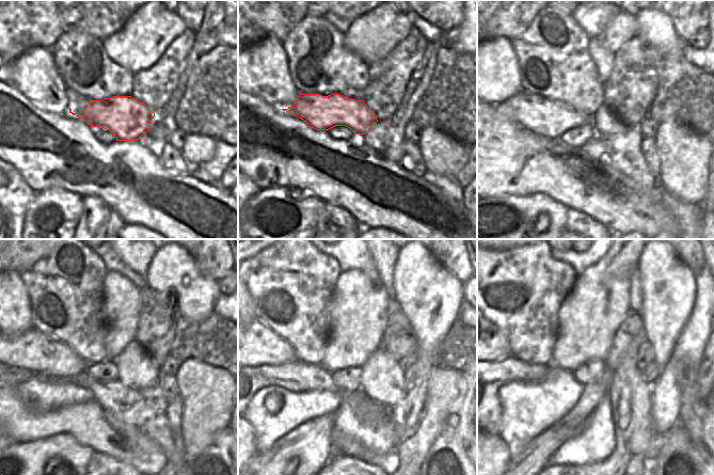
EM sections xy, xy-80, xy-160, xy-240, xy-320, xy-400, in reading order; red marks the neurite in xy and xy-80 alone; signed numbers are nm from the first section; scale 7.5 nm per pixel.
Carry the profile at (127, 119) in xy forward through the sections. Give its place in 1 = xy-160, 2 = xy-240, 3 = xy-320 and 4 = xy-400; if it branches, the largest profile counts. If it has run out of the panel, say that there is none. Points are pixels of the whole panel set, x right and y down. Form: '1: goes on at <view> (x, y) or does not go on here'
1: goes on at xy-160 (540, 115)
2: goes on at xy-240 (33, 350)
3: goes on at xy-320 (259, 345)
4: goes on at xy-400 (498, 349)

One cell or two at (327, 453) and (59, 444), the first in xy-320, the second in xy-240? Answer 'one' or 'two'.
one

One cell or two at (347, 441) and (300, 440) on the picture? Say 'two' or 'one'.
two

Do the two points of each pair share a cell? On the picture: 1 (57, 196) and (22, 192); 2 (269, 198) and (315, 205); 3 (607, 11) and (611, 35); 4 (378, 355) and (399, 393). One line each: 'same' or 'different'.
1: different
2: same
3: different
4: same

